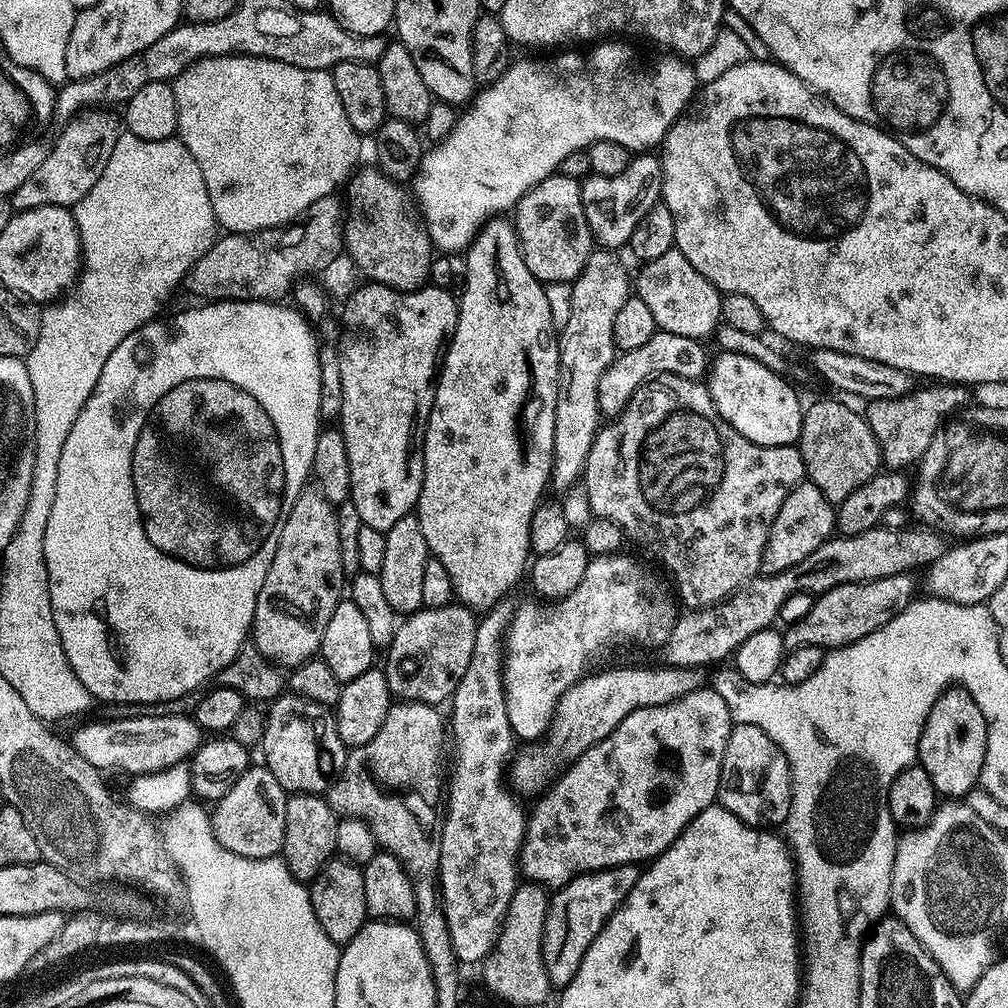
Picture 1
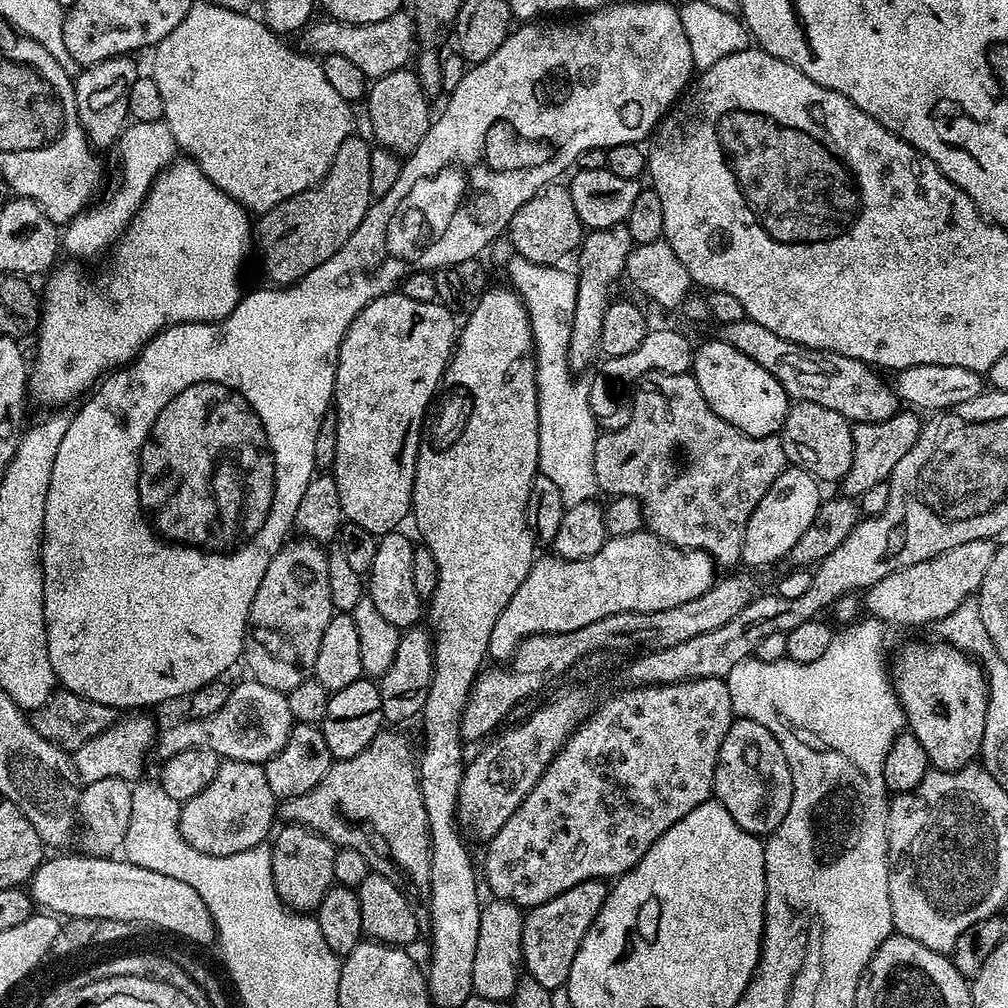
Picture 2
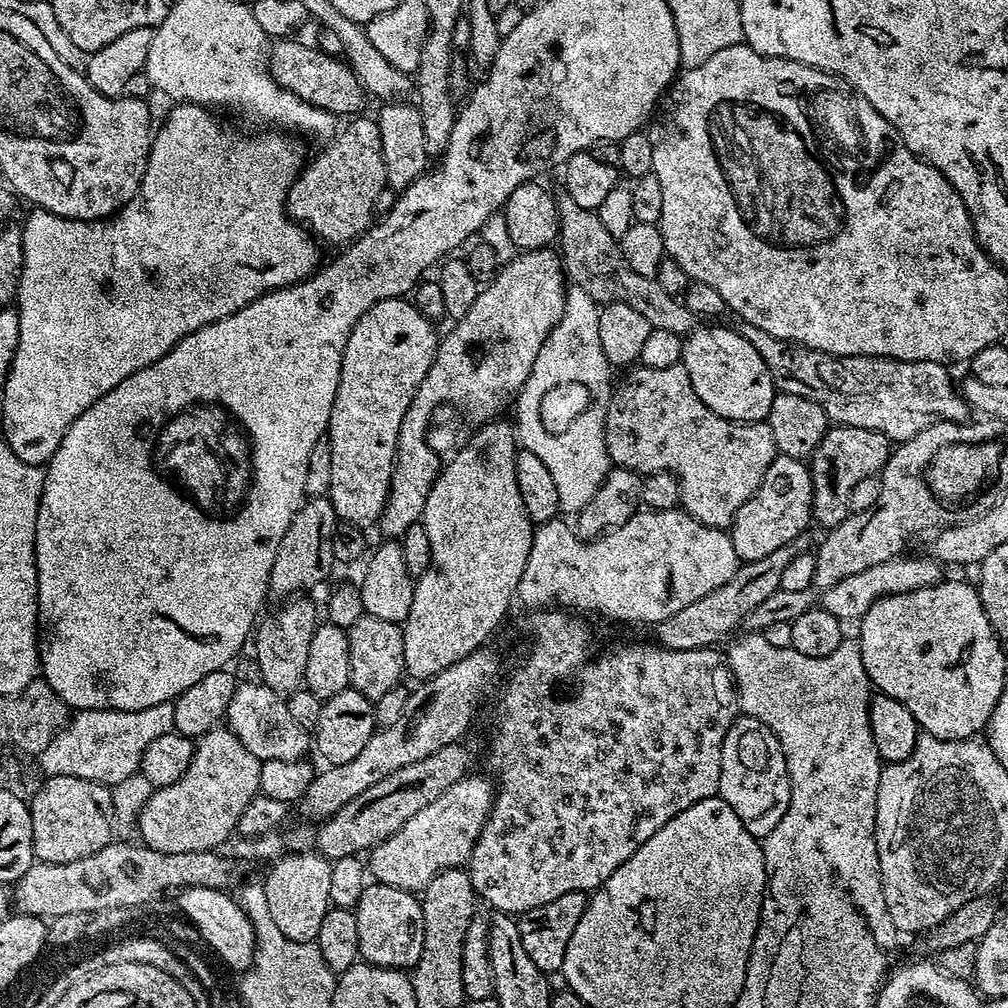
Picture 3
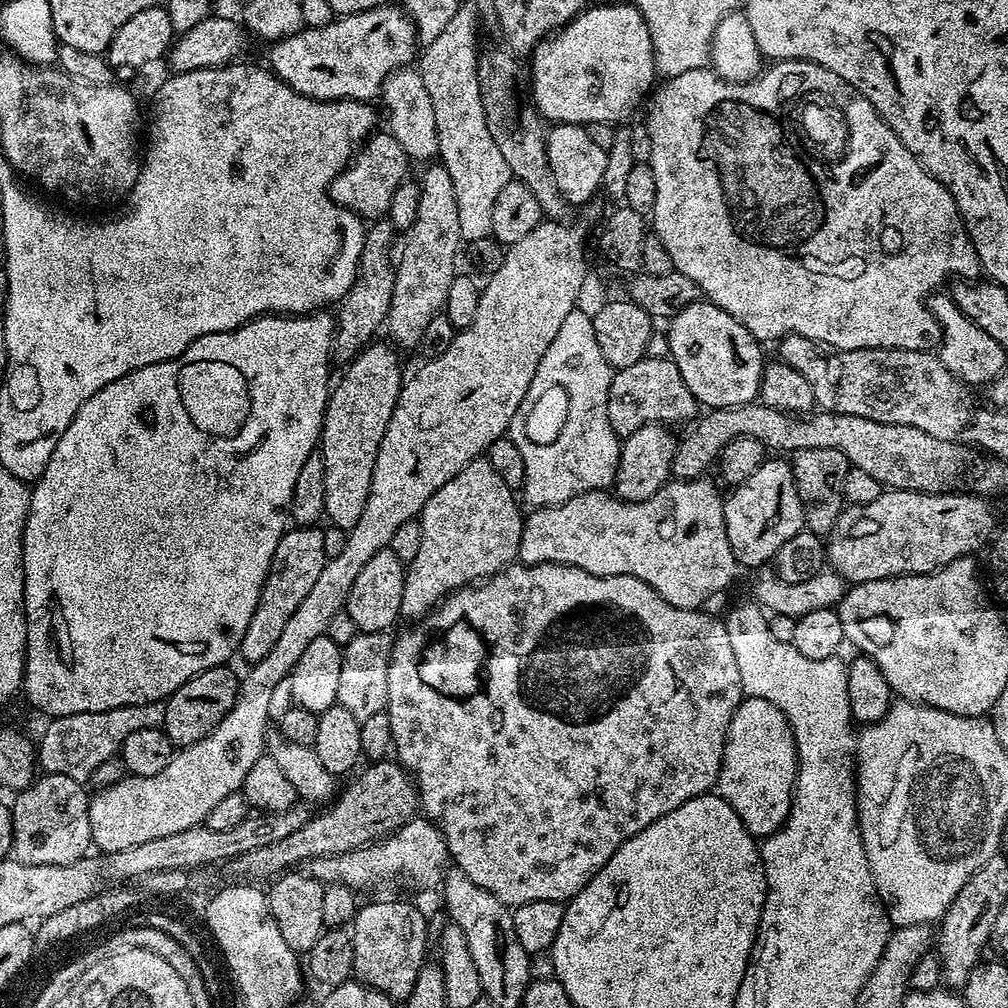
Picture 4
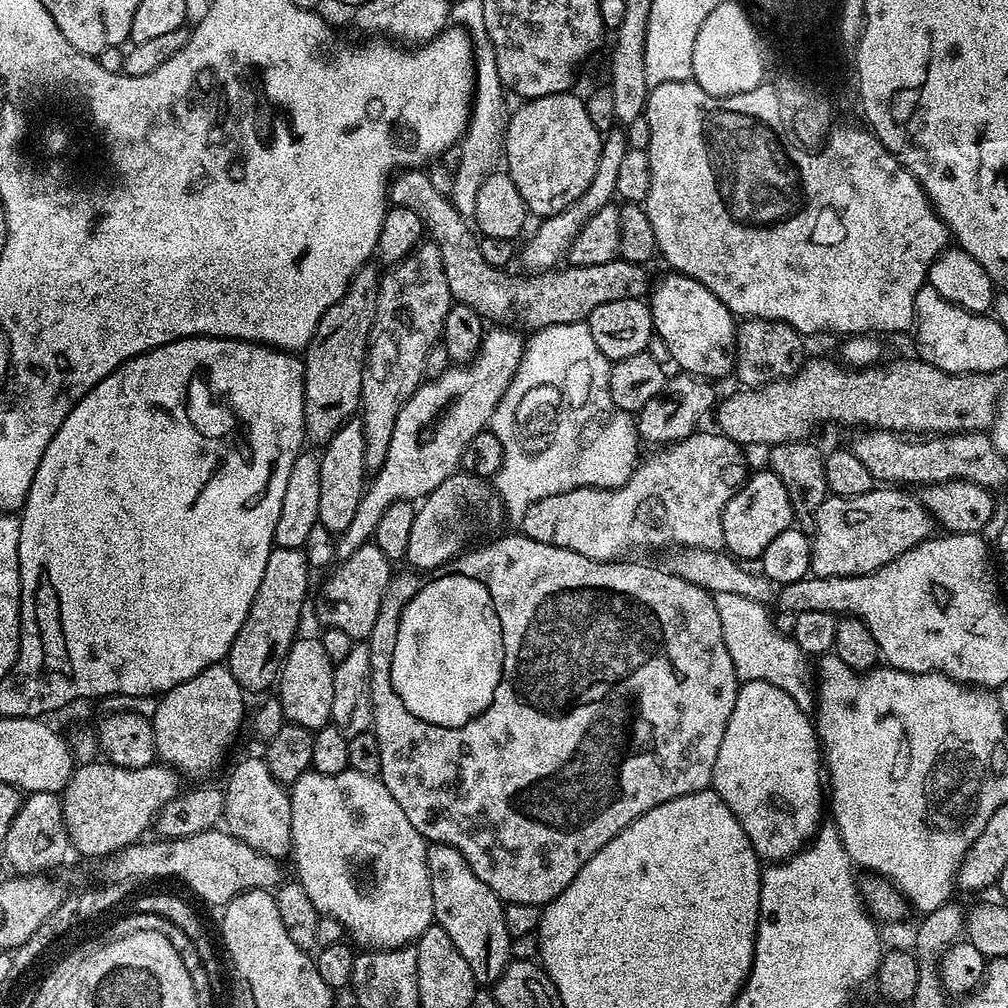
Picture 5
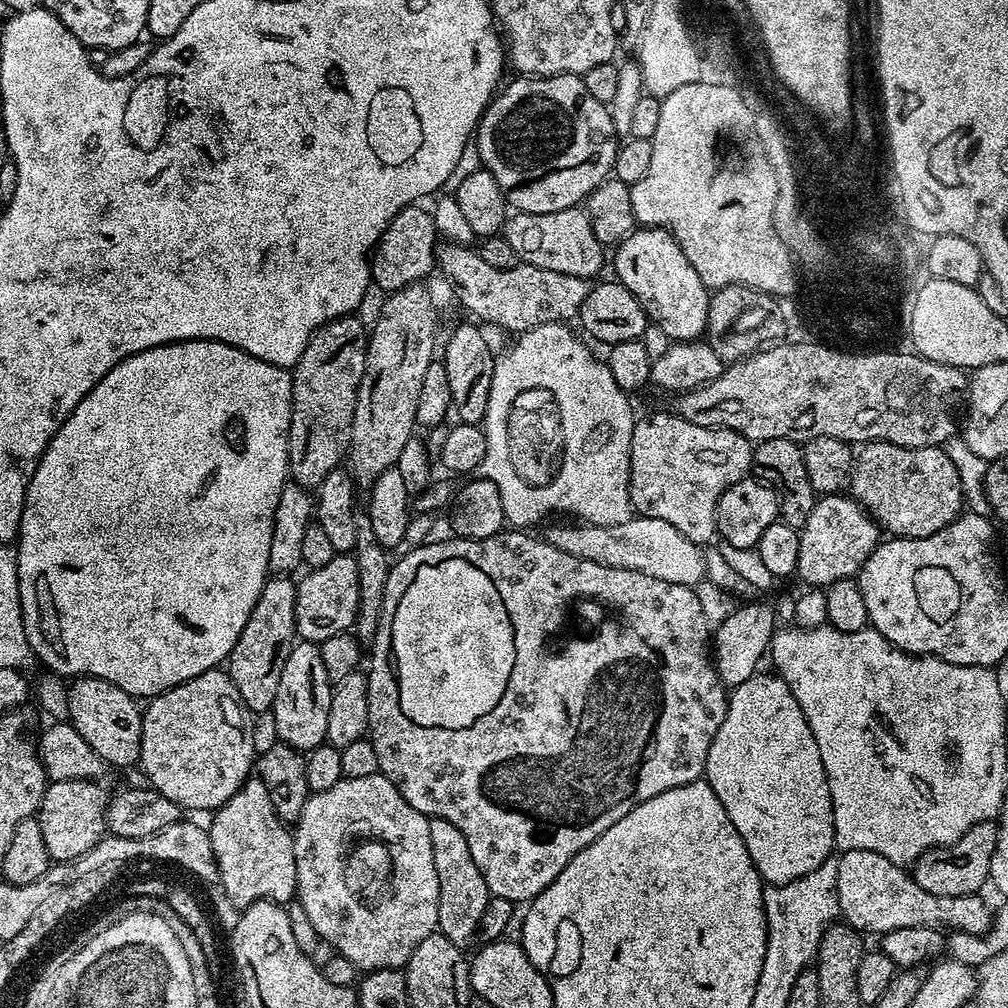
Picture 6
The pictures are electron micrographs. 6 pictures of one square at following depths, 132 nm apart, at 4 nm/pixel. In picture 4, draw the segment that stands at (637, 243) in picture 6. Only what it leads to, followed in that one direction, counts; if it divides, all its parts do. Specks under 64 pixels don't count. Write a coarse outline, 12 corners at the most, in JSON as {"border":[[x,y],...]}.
{"border":[[701,298],[667,321],[668,356],[705,409],[751,404],[766,357]]}

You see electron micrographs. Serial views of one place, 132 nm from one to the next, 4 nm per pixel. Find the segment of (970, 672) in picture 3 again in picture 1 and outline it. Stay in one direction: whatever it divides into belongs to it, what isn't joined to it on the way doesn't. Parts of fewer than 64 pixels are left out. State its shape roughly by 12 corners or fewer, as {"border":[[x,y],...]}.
{"border":[[965,688],[934,702],[919,767],[963,798],[990,756],[988,723]]}

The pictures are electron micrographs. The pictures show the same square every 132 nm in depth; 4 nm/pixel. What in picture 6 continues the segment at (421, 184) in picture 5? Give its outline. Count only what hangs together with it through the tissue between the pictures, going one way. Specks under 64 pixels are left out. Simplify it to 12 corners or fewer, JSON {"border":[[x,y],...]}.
{"border":[[445,243],[461,306],[511,334],[575,321],[583,276],[518,262],[494,270]]}

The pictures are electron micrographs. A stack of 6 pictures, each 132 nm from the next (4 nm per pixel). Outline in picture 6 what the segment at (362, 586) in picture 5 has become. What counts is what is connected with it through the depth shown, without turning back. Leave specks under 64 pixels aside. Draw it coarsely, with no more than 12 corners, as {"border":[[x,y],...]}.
{"border":[[352,554],[303,573],[294,622],[321,644],[358,614]]}

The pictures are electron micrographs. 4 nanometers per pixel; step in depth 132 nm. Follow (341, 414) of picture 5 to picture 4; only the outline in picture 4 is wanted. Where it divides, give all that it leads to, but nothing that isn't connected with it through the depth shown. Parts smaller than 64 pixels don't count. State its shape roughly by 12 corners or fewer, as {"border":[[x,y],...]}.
{"border":[[397,228],[364,229],[350,290],[339,301],[332,354],[347,362],[385,327]]}

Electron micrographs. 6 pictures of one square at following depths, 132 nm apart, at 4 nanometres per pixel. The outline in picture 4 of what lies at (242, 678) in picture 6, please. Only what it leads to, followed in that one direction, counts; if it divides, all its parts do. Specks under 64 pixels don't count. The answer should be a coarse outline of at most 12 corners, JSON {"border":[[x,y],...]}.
{"border":[[292,526],[274,550],[239,659],[278,642],[325,559],[319,527]]}

